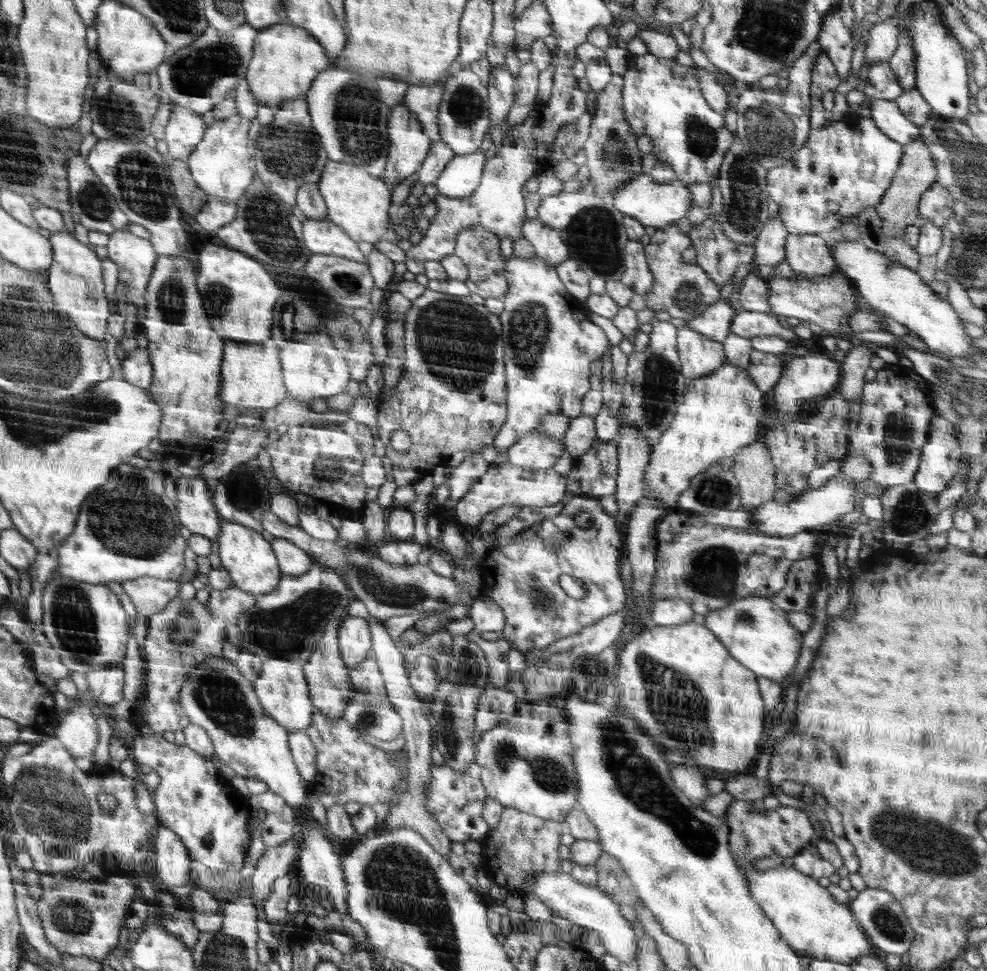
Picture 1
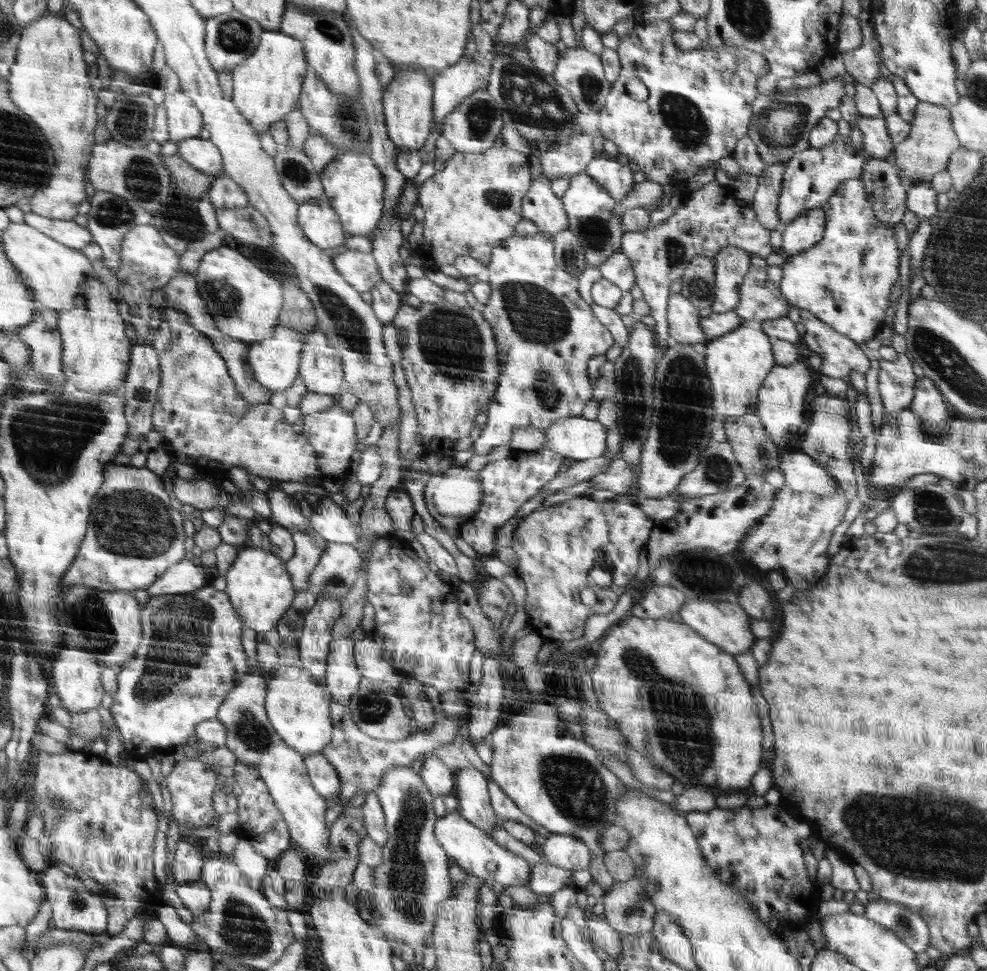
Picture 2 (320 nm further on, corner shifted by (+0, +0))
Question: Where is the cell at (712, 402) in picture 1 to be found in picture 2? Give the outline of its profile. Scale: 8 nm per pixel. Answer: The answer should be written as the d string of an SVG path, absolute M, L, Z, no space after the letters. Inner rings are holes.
M745 323L703 346L714 406L722 418L755 414L755 406L759 403L757 392L775 365L770 341L771 338L756 324Z

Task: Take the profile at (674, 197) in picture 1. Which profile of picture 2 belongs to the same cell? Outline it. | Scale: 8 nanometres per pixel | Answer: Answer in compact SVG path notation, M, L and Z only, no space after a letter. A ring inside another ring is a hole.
M603 153L595 156L586 165L585 172L604 187L616 202L629 195L628 192L635 183L633 172L628 165L622 165L617 159L608 158Z

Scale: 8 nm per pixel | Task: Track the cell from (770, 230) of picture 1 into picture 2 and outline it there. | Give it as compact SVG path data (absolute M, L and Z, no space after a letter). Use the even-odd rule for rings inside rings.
M785 163L766 165L759 174L759 183L750 204L752 212L768 232L781 226L777 208L784 171Z

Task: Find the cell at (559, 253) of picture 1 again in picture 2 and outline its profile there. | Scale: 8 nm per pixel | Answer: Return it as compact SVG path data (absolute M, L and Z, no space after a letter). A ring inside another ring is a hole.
M539 176L531 182L521 206L524 218L531 220L540 233L553 237L569 226L568 214L561 197L554 194L552 181L544 176Z

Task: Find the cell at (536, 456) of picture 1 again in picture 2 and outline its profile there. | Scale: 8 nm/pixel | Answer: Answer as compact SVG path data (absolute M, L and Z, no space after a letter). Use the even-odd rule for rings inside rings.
M580 415L562 419L545 433L542 449L556 451L569 461L601 457L607 448L607 428L597 418L590 420Z

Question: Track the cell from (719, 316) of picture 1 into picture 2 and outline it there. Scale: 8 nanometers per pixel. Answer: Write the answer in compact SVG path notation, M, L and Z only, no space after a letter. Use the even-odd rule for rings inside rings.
M726 247L713 258L717 262L717 300L711 306L714 313L728 312L738 304L738 287L752 266L751 257L741 248Z

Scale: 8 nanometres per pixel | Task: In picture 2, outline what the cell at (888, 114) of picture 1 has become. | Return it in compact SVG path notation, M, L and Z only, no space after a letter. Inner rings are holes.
M866 116L857 121L858 128L864 139L864 152L874 159L886 160L895 150L895 145L888 135L885 117Z

